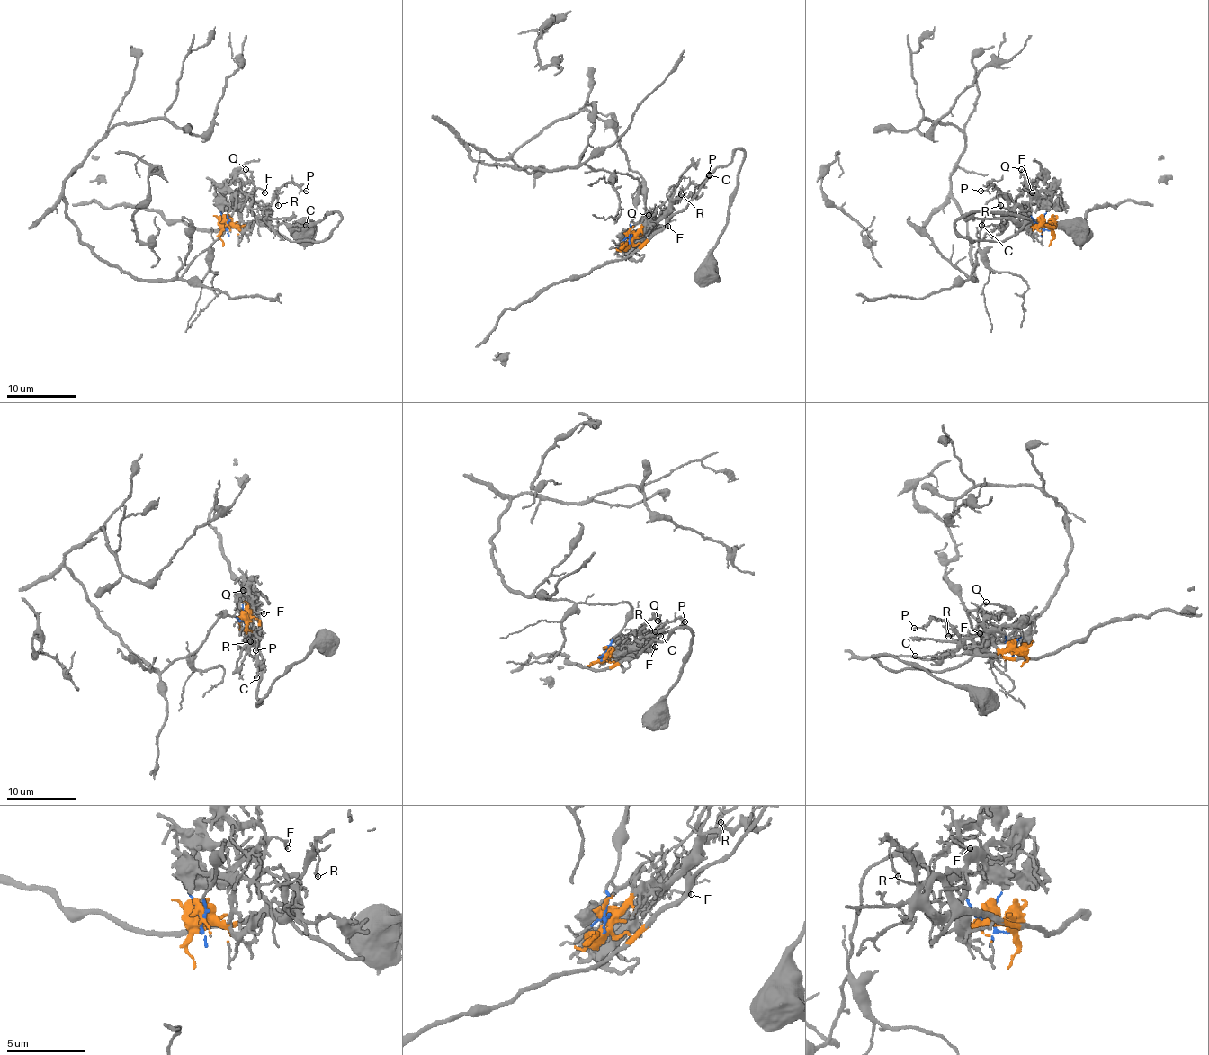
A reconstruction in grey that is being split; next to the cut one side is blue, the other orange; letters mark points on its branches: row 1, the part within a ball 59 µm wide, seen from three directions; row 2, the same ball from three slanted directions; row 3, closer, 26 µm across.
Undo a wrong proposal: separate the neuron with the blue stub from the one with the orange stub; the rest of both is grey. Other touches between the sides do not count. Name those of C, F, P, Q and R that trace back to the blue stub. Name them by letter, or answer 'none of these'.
none of these

